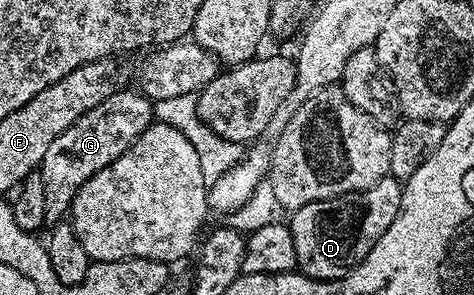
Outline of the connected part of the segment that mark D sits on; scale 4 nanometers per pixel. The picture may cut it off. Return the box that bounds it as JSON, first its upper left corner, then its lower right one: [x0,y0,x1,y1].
[287,177,404,279]

